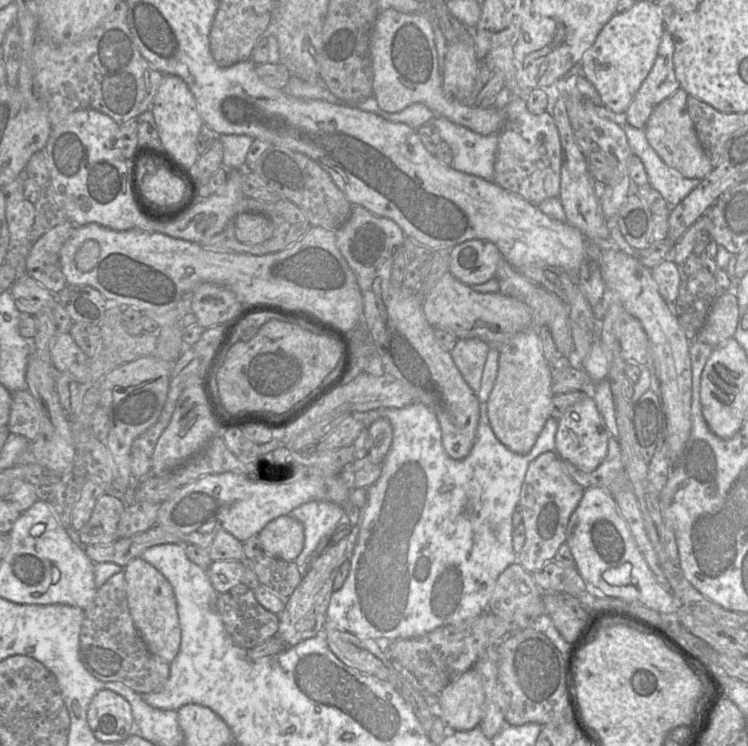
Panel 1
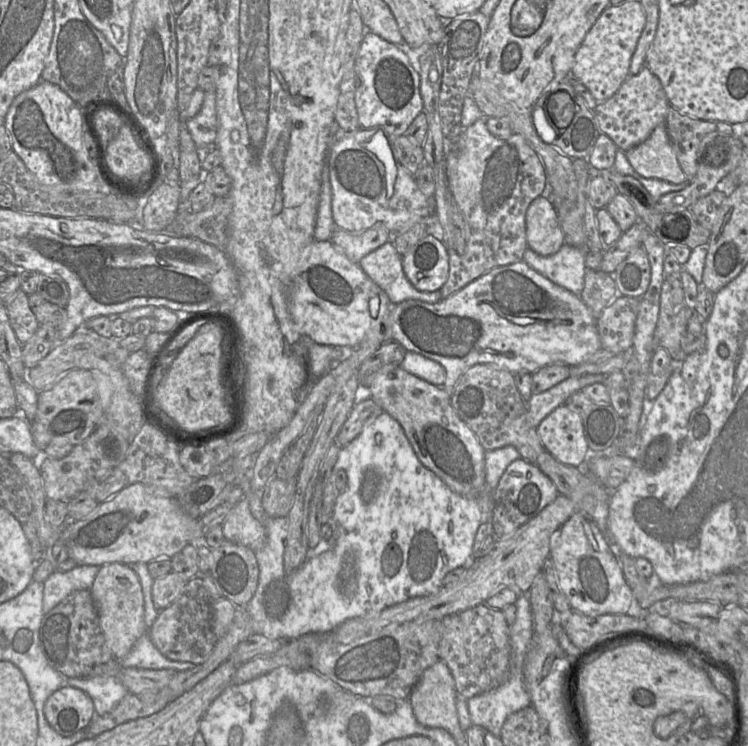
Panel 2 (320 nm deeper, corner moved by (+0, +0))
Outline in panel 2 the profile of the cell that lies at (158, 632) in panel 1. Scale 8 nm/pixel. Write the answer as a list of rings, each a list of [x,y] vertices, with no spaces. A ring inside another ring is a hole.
[[[110,563],[100,567],[90,589],[97,607],[105,640],[115,659],[123,659],[136,641],[147,634],[144,596],[136,572],[123,563]]]

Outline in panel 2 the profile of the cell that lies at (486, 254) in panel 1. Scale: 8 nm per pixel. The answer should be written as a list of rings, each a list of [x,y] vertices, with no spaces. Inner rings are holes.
[[[426,235],[402,255],[402,267],[417,290],[440,290],[449,274],[448,249],[443,240]]]

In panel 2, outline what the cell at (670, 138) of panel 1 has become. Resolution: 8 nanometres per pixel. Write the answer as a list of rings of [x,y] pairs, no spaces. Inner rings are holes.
[[[660,123],[649,137],[626,151],[634,170],[645,178],[657,178],[673,184],[689,182],[680,167],[665,123]]]

